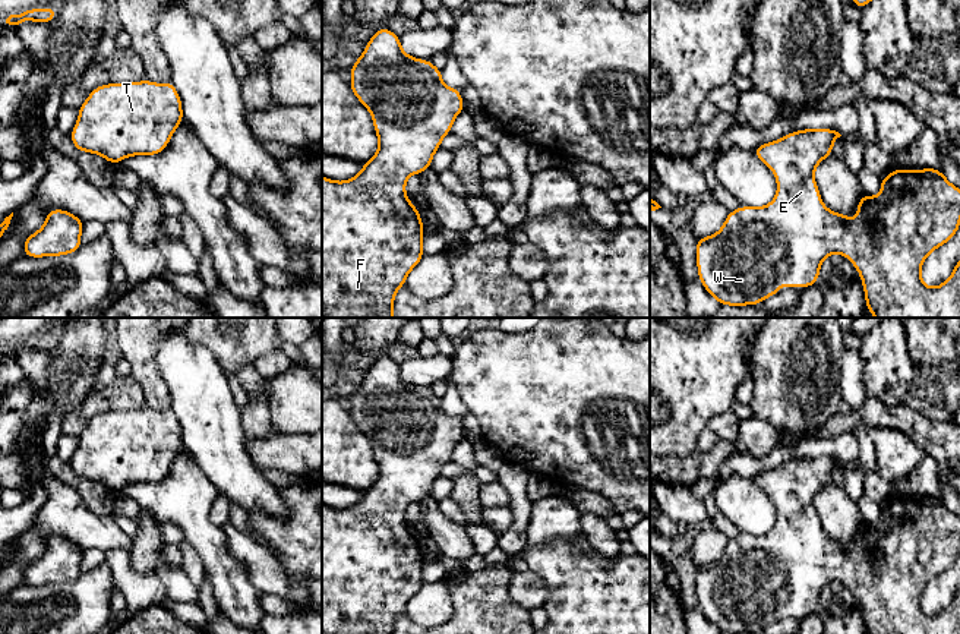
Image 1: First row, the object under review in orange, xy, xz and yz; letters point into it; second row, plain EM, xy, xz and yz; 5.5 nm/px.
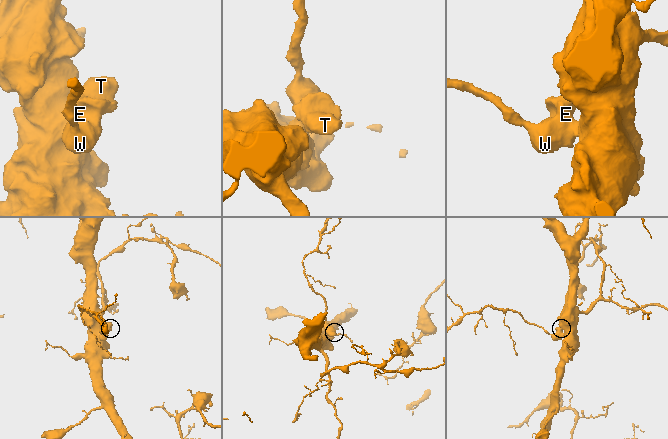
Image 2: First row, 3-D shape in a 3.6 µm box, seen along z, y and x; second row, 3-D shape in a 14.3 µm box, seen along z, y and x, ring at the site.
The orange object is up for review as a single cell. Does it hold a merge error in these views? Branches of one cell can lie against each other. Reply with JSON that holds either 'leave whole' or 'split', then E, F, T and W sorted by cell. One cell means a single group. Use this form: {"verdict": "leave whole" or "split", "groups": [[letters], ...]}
{"verdict": "leave whole", "groups": [["E", "F", "T", "W"]]}

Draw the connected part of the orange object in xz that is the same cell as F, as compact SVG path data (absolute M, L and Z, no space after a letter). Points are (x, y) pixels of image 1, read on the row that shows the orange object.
M388 28L373 34L350 72L350 88L372 114L379 149L350 180L335 182L322 176L322 318L394 318L395 294L424 256L424 227L420 212L405 195L405 182L411 174L430 168L433 154L440 148L442 138L451 133L455 117L464 111L464 102L461 89L442 82L440 69L430 60L407 56L400 37Z

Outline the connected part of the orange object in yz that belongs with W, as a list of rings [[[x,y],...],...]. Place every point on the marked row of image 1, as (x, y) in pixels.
[[[803,129],[774,142],[762,143],[754,154],[774,174],[777,193],[765,206],[739,206],[730,211],[723,227],[710,237],[697,239],[697,268],[700,283],[726,306],[760,305],[780,293],[780,286],[809,287],[818,284],[821,264],[831,253],[849,258],[858,269],[865,291],[866,309],[875,318],[960,318],[960,259],[953,274],[938,287],[928,287],[920,278],[923,261],[935,249],[954,237],[960,227],[960,189],[951,184],[938,168],[915,171],[893,170],[881,179],[878,196],[863,195],[858,206],[858,220],[830,211],[821,201],[815,183],[817,165],[833,154],[833,143],[841,135],[833,129]]]

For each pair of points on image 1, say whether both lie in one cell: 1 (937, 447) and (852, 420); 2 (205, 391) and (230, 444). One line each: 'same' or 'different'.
1: same
2: same

